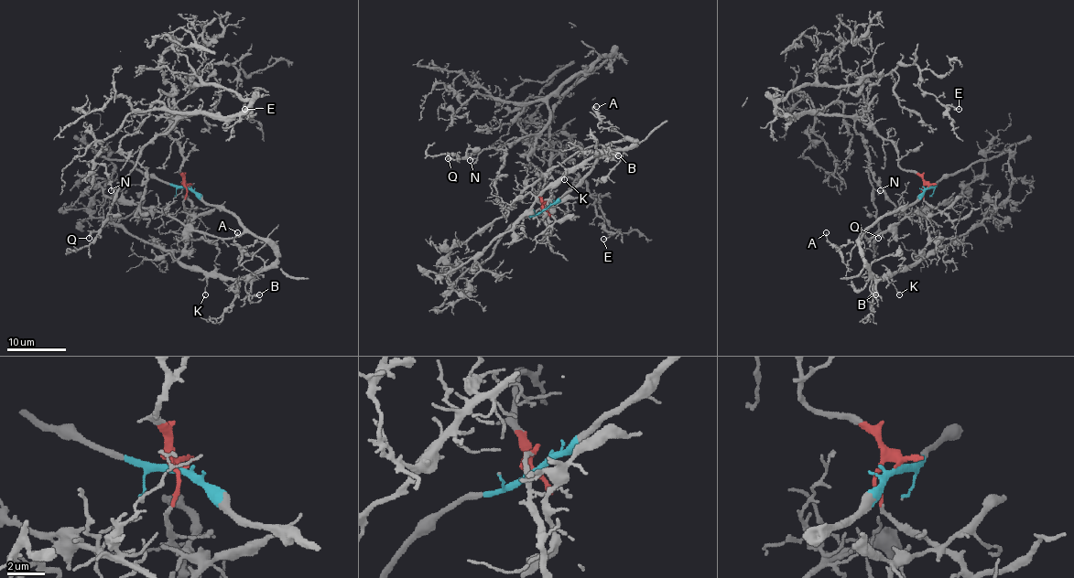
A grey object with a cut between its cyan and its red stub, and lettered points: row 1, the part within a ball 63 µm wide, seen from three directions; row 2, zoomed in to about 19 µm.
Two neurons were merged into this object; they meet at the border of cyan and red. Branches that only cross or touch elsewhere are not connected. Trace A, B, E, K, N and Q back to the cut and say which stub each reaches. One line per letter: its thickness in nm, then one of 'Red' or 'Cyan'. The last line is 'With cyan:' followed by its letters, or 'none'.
A: Thickness 170 nm. Cyan
B: Thickness 280 nm. Cyan
E: Thickness 120 nm. Red
K: Thickness 130 nm. Cyan
N: Thickness 170 nm. Red
Q: Thickness 140 nm. Red
With cyan: A, B, K

